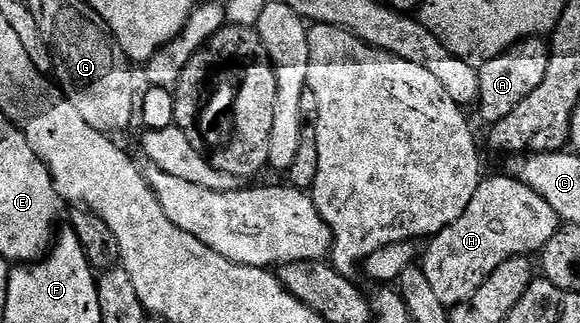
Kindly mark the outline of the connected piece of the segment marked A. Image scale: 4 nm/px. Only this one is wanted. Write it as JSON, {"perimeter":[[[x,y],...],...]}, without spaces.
{"perimeter":[[[545,39],[519,40],[513,48],[507,49],[506,52],[500,53],[498,57],[492,58],[478,68],[476,108],[477,111],[482,111],[487,125],[493,126],[496,122],[508,118],[508,114],[512,114],[512,110],[516,110],[516,106],[520,106],[520,102],[524,102],[524,98],[528,98],[528,94],[532,94],[532,90],[540,86],[540,82],[544,82],[544,74],[548,74],[551,55]]]}

